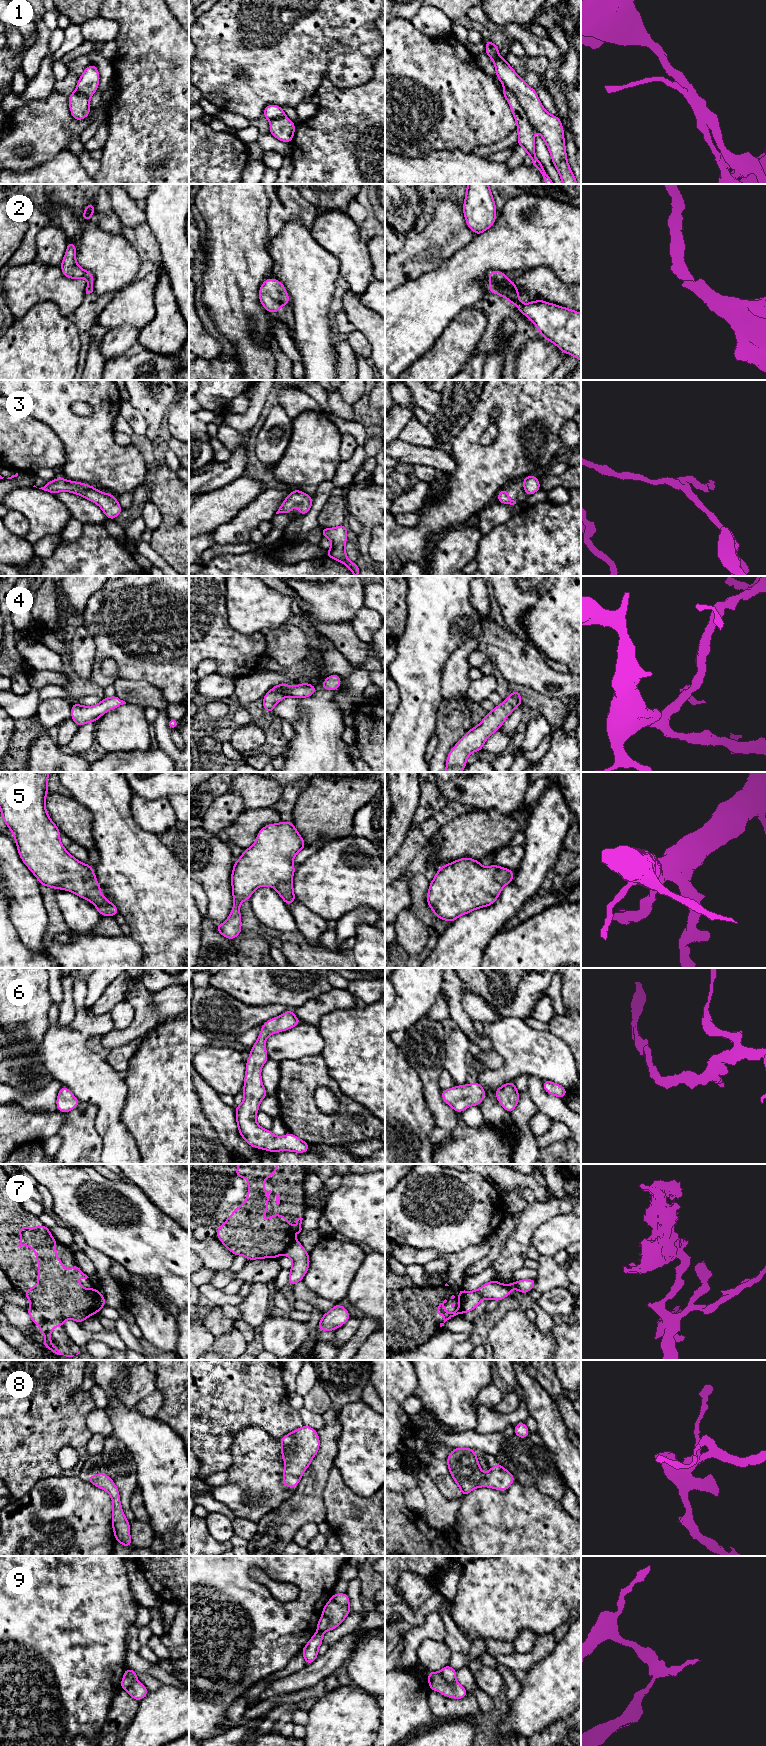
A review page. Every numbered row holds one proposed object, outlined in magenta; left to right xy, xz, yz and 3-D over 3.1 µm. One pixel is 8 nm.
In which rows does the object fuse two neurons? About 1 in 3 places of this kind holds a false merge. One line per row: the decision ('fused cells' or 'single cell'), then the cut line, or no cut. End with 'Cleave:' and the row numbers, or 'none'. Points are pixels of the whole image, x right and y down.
1: fused cells | yz (505, 87), (516, 98), (531, 126)
2: single cell | no cut
3: single cell | no cut
4: single cell | no cut
5: single cell | no cut
6: single cell | no cut
7: fused cells | yz (465, 1292), (462, 1298), (462, 1312)
8: single cell | no cut
9: fused cells | xz (324, 1615), (328, 1619), (328, 1625), (323, 1630), (317, 1631)
Cleave: 1, 7, 9

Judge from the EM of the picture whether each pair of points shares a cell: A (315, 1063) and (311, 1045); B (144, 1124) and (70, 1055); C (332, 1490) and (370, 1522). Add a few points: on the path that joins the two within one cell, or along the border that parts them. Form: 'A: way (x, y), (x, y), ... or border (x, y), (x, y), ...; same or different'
A: border (319, 1055), (290, 1059); different
B: border (124, 1081), (127, 1097), (121, 1122), (127, 1128); different
C: way (341, 1499), (361, 1518); same

